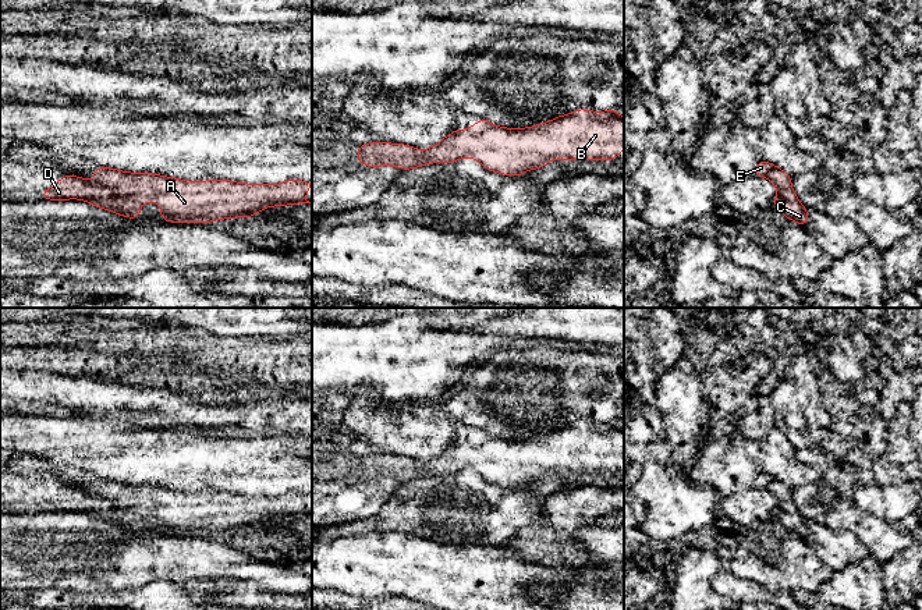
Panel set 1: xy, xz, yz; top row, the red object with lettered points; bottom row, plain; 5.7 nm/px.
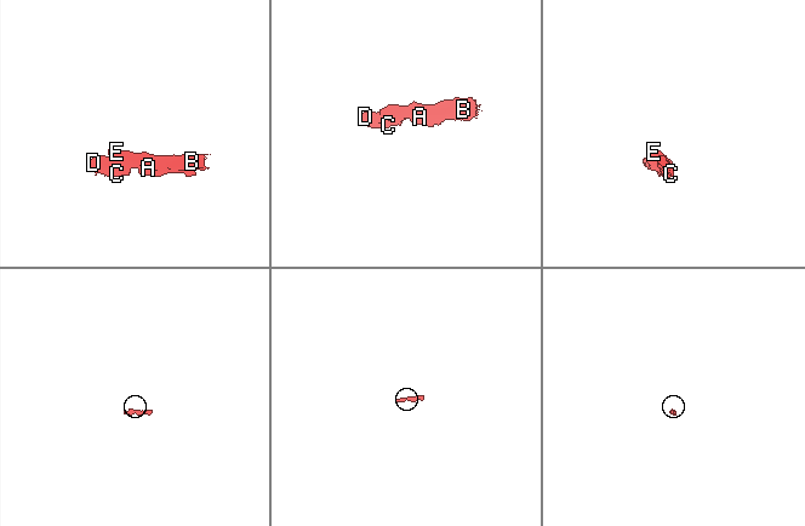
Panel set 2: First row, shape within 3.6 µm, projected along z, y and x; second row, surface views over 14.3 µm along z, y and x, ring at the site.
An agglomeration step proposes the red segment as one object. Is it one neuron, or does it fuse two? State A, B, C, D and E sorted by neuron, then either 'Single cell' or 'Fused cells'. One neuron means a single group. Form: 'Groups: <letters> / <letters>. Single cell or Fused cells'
Groups: A B C D E. Single cell

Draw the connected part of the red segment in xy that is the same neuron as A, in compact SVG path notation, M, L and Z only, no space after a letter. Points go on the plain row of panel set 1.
M97 479L93 493L65 487L42 504L42 511L81 511L117 526L135 531L141 515L160 515L164 533L210 535L220 531L252 529L269 518L312 515L305 506L312 494L244 496L228 492L185 493L150 485L127 485Z

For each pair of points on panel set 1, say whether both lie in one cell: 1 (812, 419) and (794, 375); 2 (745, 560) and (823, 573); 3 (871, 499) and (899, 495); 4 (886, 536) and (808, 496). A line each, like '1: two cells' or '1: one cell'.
1: one cell
2: one cell
3: one cell
4: one cell

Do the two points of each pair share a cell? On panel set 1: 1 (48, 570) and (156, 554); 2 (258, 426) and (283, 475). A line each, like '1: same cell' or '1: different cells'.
1: same cell
2: different cells

